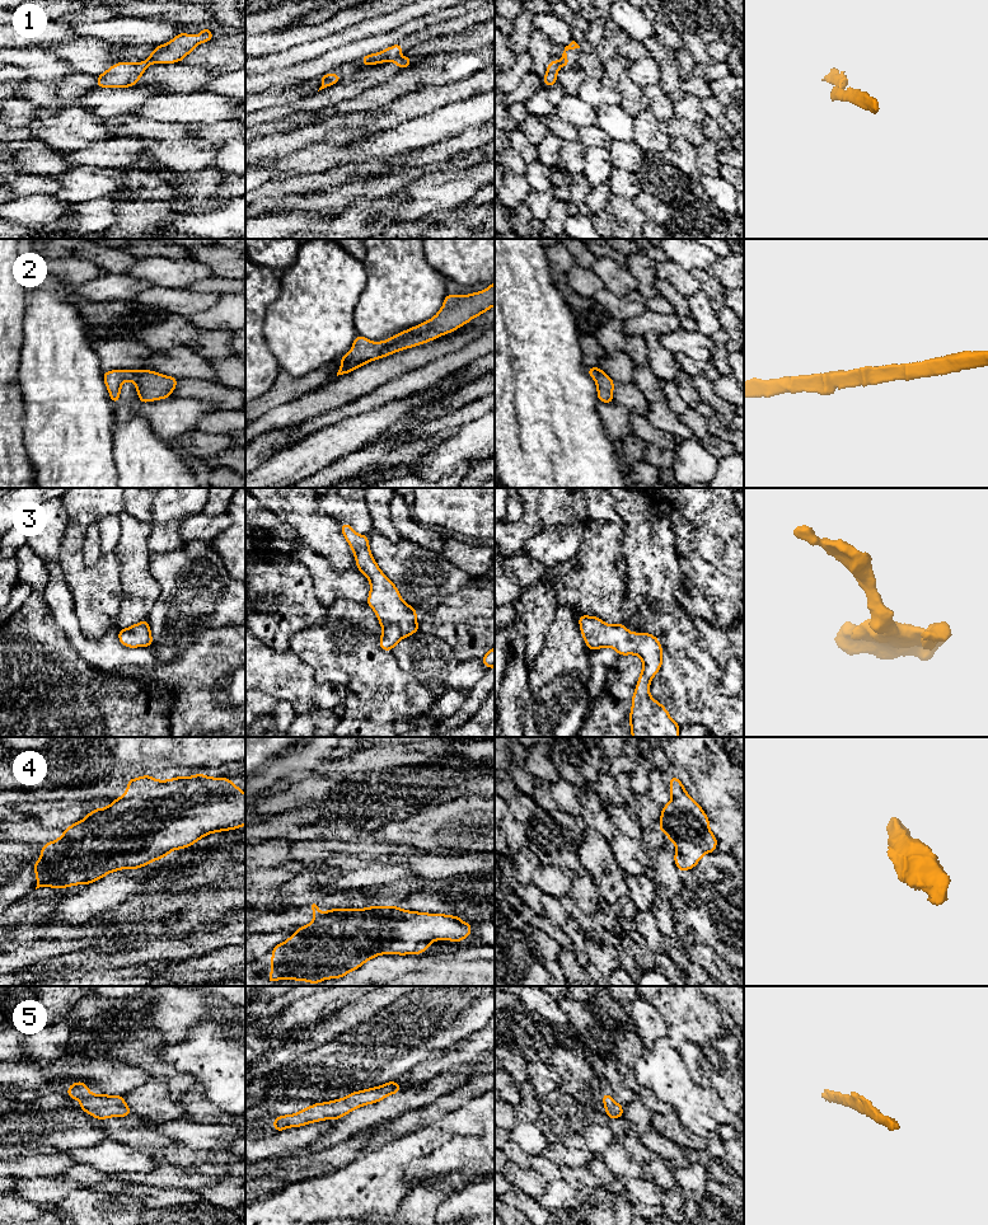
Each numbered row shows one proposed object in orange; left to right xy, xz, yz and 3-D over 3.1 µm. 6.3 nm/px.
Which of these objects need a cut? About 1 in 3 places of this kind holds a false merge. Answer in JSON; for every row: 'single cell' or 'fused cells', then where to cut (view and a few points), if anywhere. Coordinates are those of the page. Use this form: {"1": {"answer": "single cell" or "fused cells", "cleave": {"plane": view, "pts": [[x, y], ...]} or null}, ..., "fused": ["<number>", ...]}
{"1": {"answer": "fused cells", "cleave": {"plane": "xz", "pts": [[398, 55], [392, 60]]}}, "2": {"answer": "single cell", "cleave": null}, "3": {"answer": "single cell", "cleave": null}, "4": {"answer": "single cell", "cleave": null}, "5": {"answer": "single cell", "cleave": null}, "fused": ["1"]}

